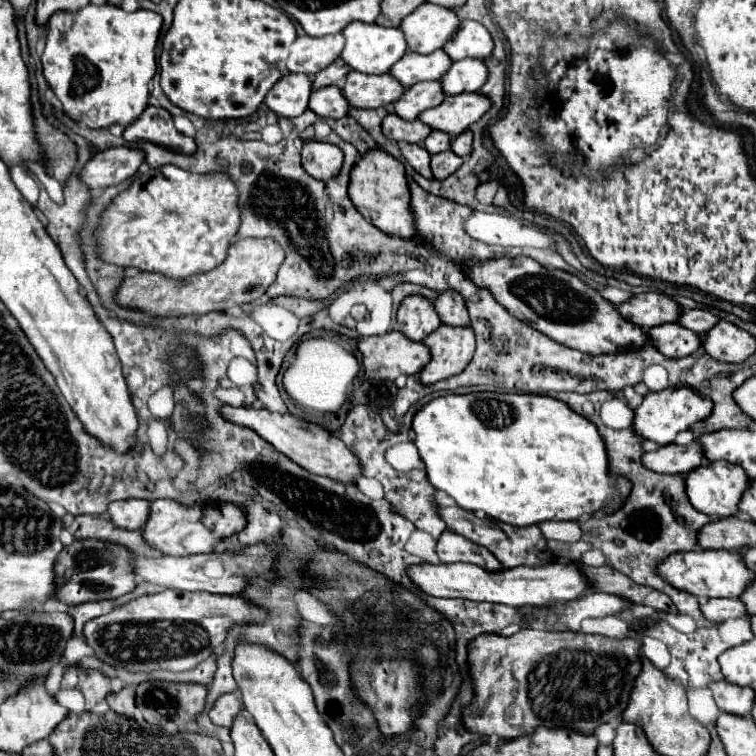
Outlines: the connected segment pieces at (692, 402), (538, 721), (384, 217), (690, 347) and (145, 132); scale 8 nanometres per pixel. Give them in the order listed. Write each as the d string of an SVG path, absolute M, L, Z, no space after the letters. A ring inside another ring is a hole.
M667 387L663 391L655 391L655 393L647 393L643 397L643 403L633 409L633 431L649 441L655 441L659 445L667 445L673 443L675 435L679 431L689 429L693 423L703 421L709 411L711 411L713 403L701 395L697 395L693 389L689 387Z
M521 629L509 637L503 637L503 635L497 635L497 633L483 633L479 635L471 645L469 645L469 663L471 663L471 675L475 679L475 701L473 705L469 705L463 713L463 721L465 721L465 727L469 727L471 731L477 731L481 735L499 735L499 737L505 737L505 739L513 739L513 737L521 737L521 735L531 735L537 727L549 727L549 729L571 729L571 731L577 731L577 733L583 733L583 735L591 735L599 725L603 723L609 723L613 719L621 721L621 715L625 711L625 707L629 705L629 695L633 691L633 685L635 685L635 679L639 677L641 673L641 641L635 639L635 637L623 637L623 639L613 639L613 637L605 637L605 635L587 635L587 633L575 633L575 631L559 631L559 633L551 633L551 631L537 631L537 629ZM513 701L521 701L523 703L523 725L517 727L513 731L513 727L503 719L503 711L509 703Z
M375 147L361 155L361 159L351 169L349 197L357 211L375 227L389 235L413 237L413 219L409 207L409 185L405 177L405 167L393 155L387 155L381 147Z
M665 323L653 327L647 331L647 335L651 335L651 345L661 349L663 355L671 357L687 357L703 347L703 339L687 327L681 327L679 323Z
M147 105L147 109L125 129L123 137L127 141L145 139L179 153L195 151L195 141L175 129L169 111L155 105Z

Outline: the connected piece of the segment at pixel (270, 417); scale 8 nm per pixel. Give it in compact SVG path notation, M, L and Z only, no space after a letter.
M223 407L221 413L237 425L245 425L245 427L257 431L265 441L269 441L283 455L287 455L289 459L293 459L297 465L305 467L313 475L323 475L323 477L329 477L343 485L351 485L363 475L361 463L347 449L347 445L317 423L297 419L293 415L281 415L281 413L271 413L271 411L263 411L263 409L251 409L251 407Z

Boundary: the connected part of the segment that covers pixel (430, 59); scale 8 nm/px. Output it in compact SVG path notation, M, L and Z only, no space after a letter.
M433 51L429 55L421 55L421 53L405 53L405 59L399 59L397 65L393 65L391 75L401 81L401 85L411 87L419 81L437 81L445 75L445 71L449 71L449 67L453 65L451 57L445 51Z

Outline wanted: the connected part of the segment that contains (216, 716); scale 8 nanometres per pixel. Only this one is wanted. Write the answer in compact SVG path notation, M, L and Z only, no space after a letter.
M225 693L225 695L221 695L221 697L215 701L213 709L209 711L209 717L211 717L211 721L213 721L215 725L231 727L233 715L237 715L237 711L241 711L241 709L243 709L243 707L241 707L239 699L237 699L233 693Z

